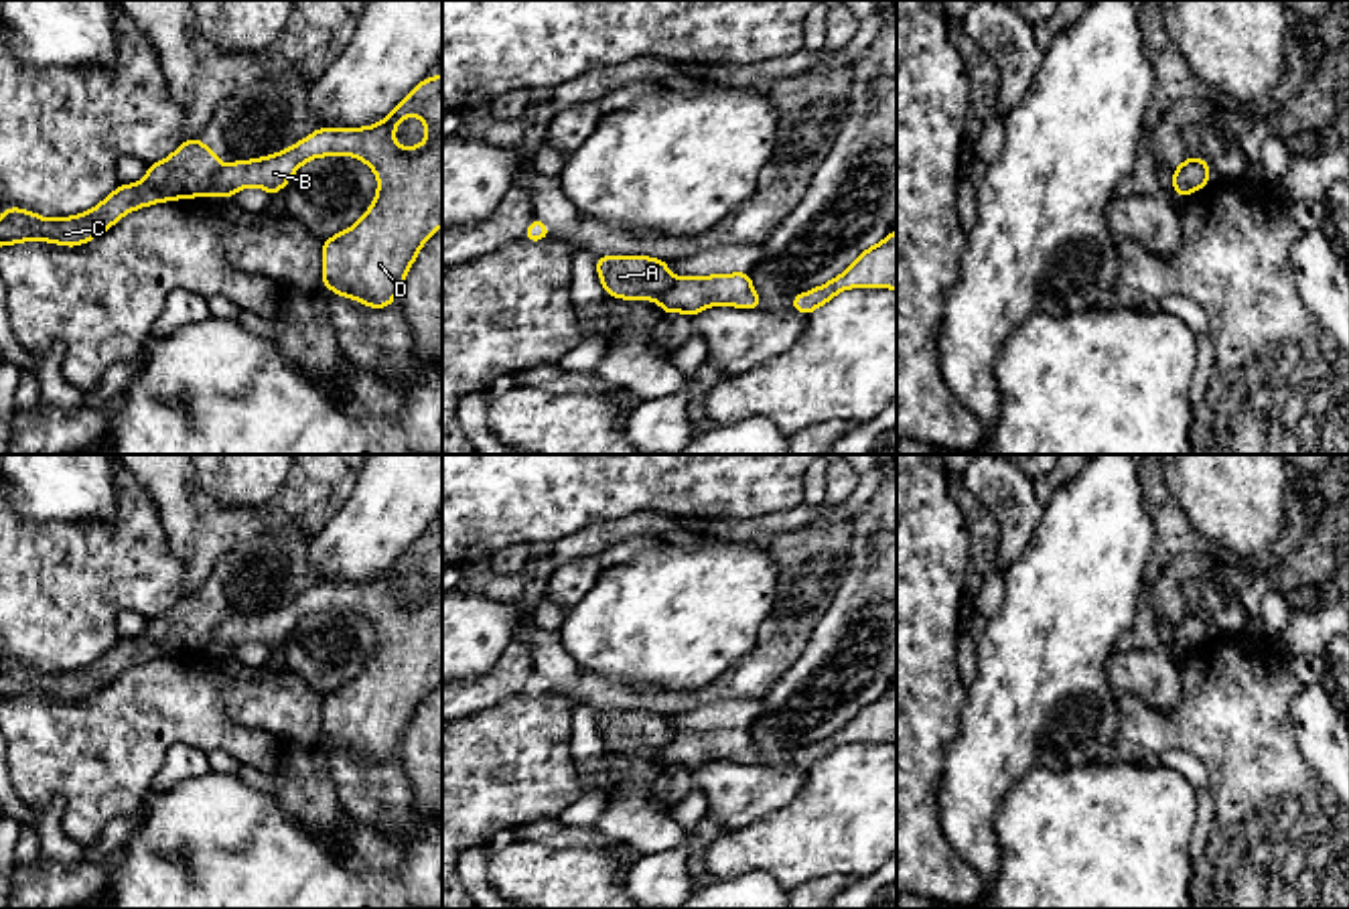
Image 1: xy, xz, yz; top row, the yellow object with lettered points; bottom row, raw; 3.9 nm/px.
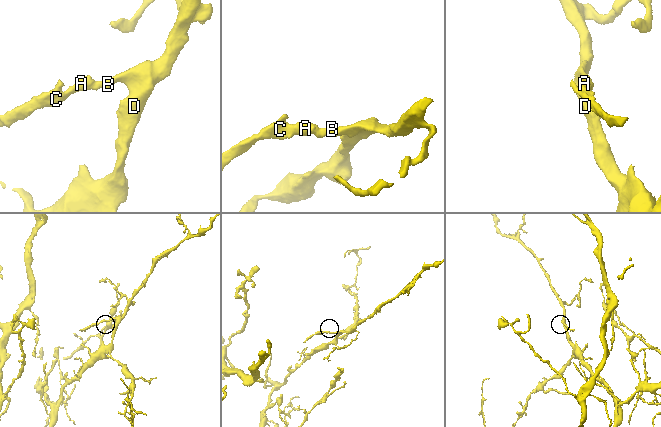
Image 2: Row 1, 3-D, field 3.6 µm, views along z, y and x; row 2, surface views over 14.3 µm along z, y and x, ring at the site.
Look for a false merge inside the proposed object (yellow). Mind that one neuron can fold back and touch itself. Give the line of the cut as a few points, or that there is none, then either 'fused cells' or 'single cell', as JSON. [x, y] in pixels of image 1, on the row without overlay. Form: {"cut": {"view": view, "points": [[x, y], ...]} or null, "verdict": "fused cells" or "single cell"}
{"cut": {"view": "xy", "points": [[222, 621], [207, 648]]}, "verdict": "fused cells"}

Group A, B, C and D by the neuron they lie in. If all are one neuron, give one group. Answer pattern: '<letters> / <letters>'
A C / B D

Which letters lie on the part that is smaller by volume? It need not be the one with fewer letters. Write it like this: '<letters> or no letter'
A, C

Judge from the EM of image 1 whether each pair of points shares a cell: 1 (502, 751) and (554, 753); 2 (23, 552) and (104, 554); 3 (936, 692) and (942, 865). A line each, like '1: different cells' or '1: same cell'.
1: same cell
2: same cell
3: same cell

